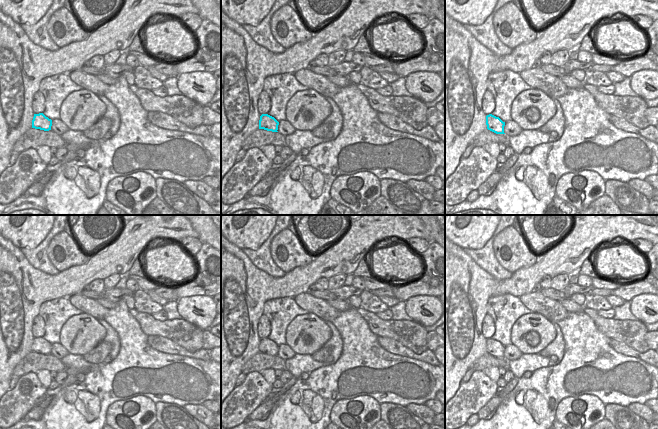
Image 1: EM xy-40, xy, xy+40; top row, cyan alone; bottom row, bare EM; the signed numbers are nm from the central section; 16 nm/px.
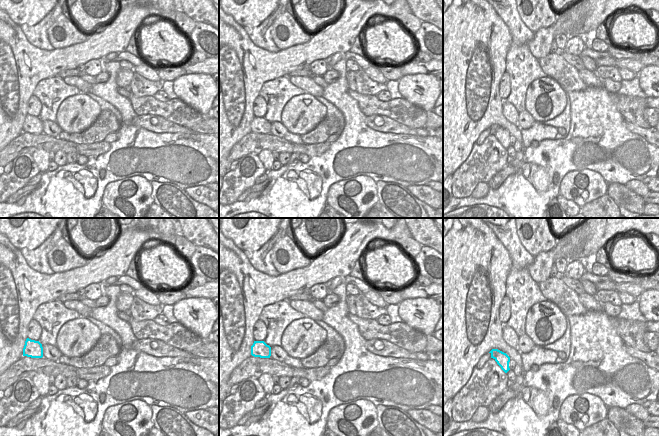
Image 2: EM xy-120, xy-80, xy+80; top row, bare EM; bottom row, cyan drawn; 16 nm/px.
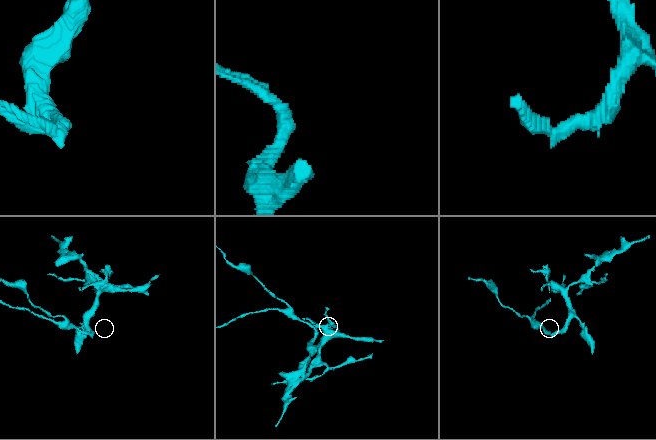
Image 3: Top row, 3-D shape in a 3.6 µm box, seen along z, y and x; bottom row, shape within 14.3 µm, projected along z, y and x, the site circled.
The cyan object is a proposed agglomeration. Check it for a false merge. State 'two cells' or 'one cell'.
two cells

